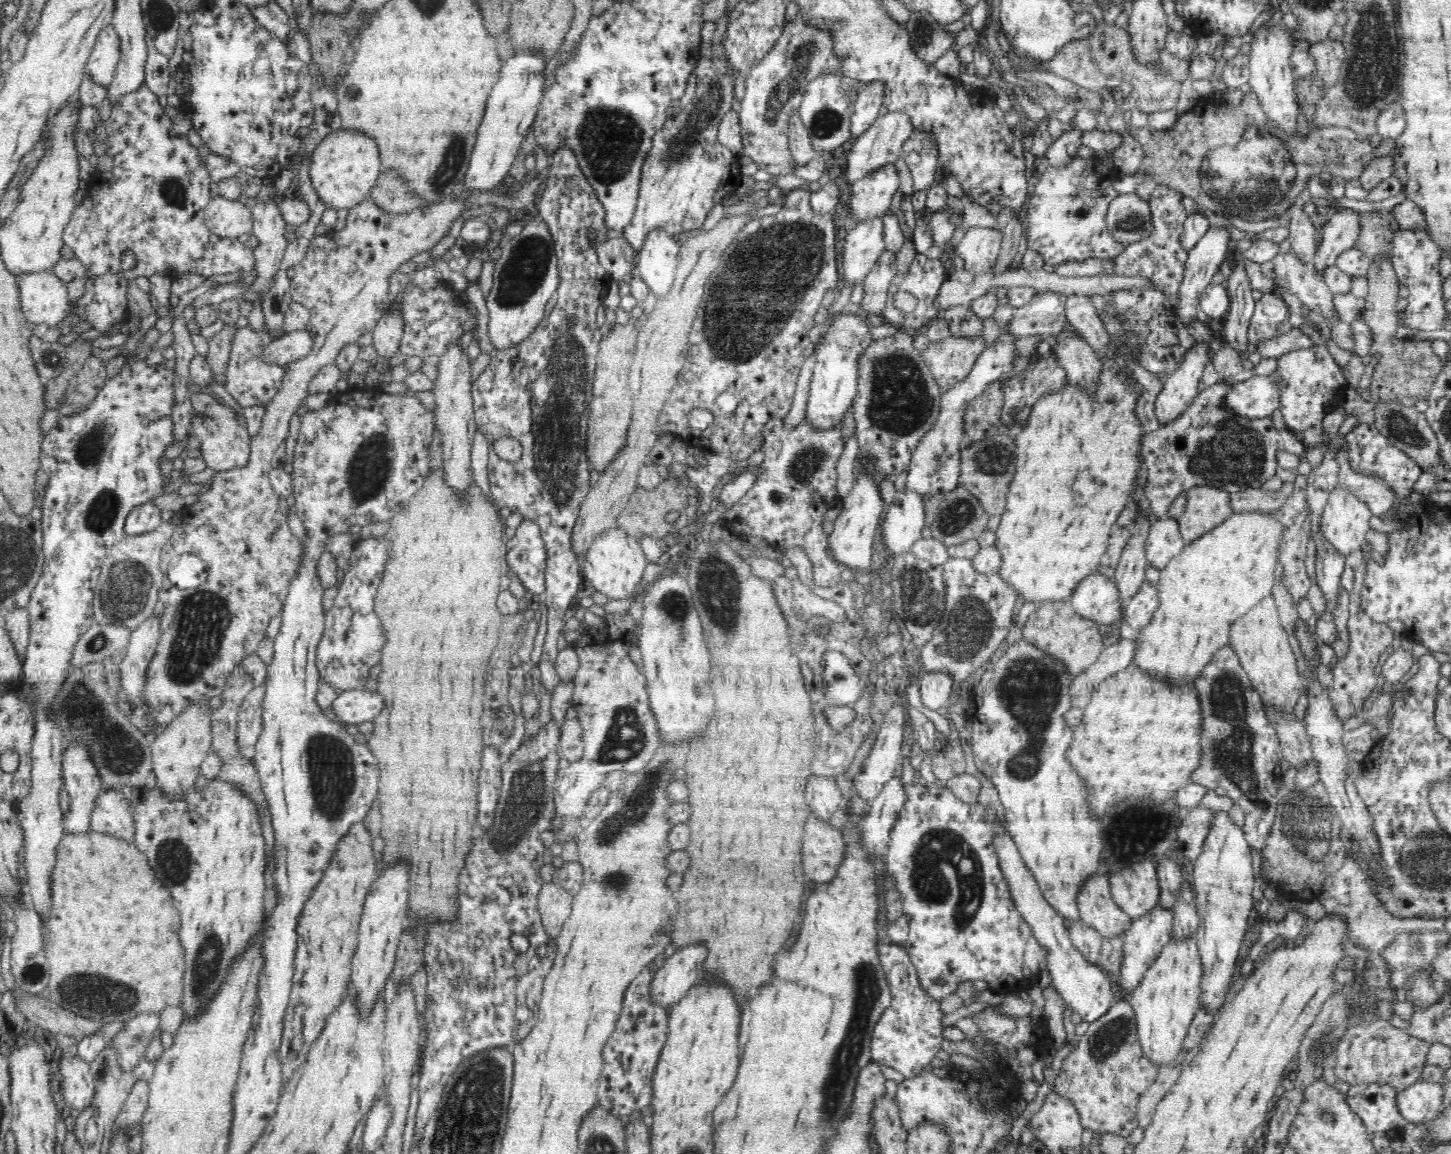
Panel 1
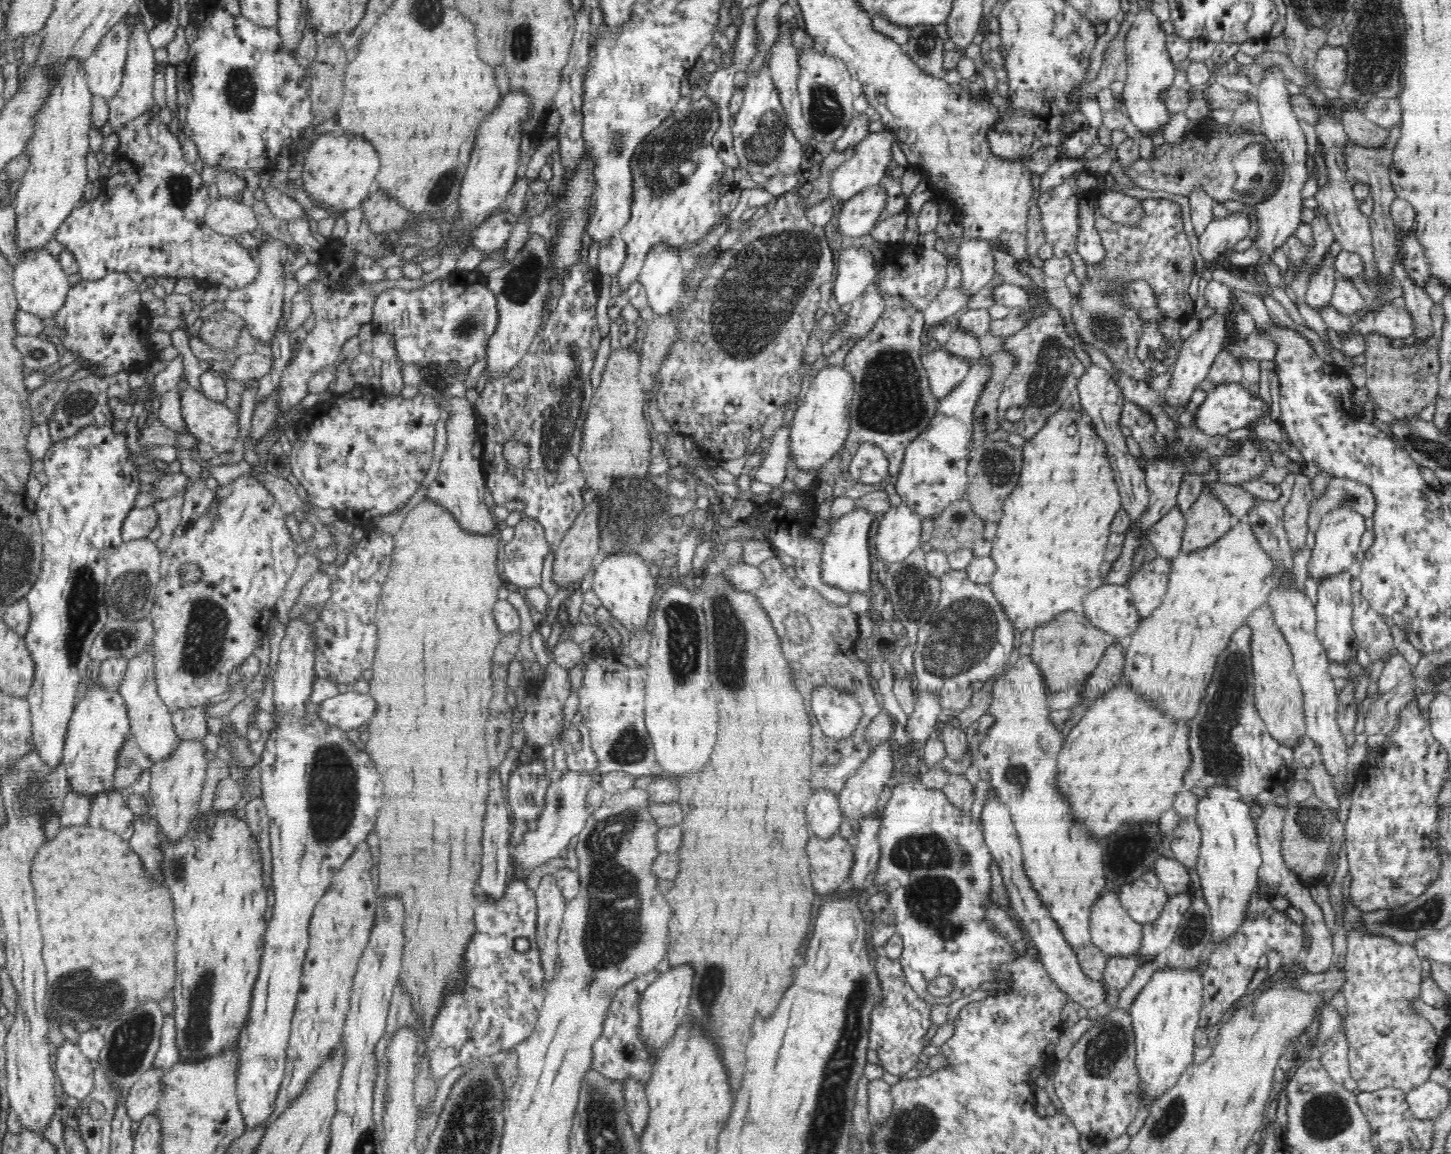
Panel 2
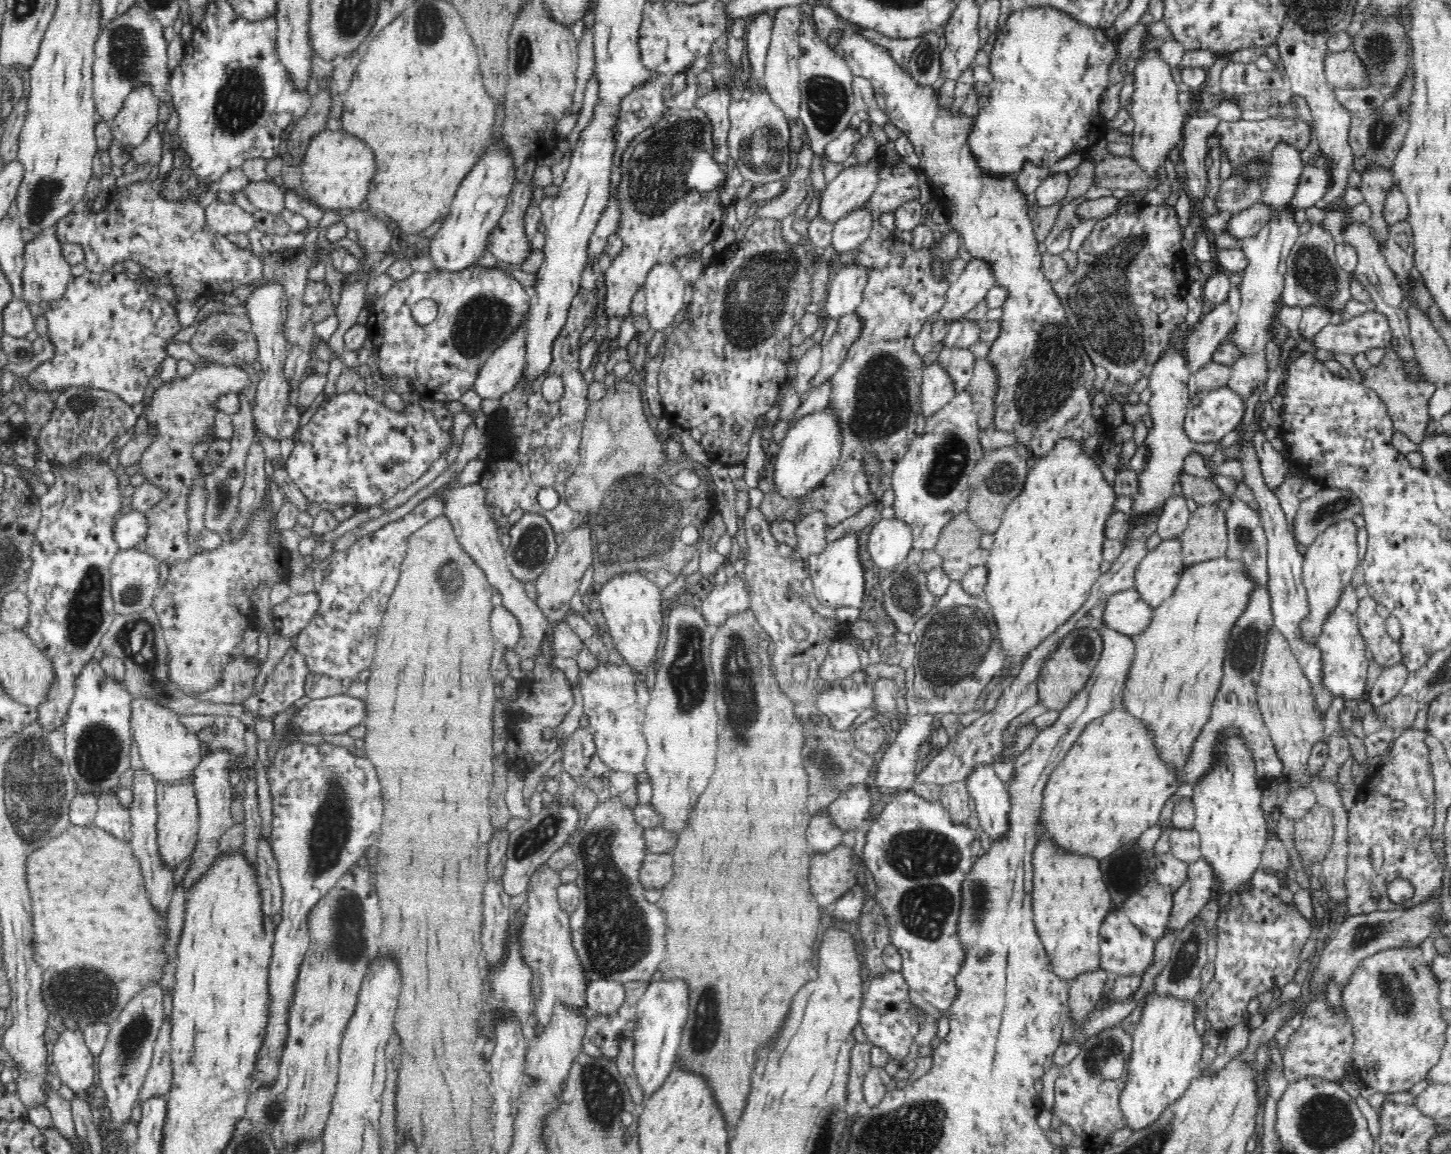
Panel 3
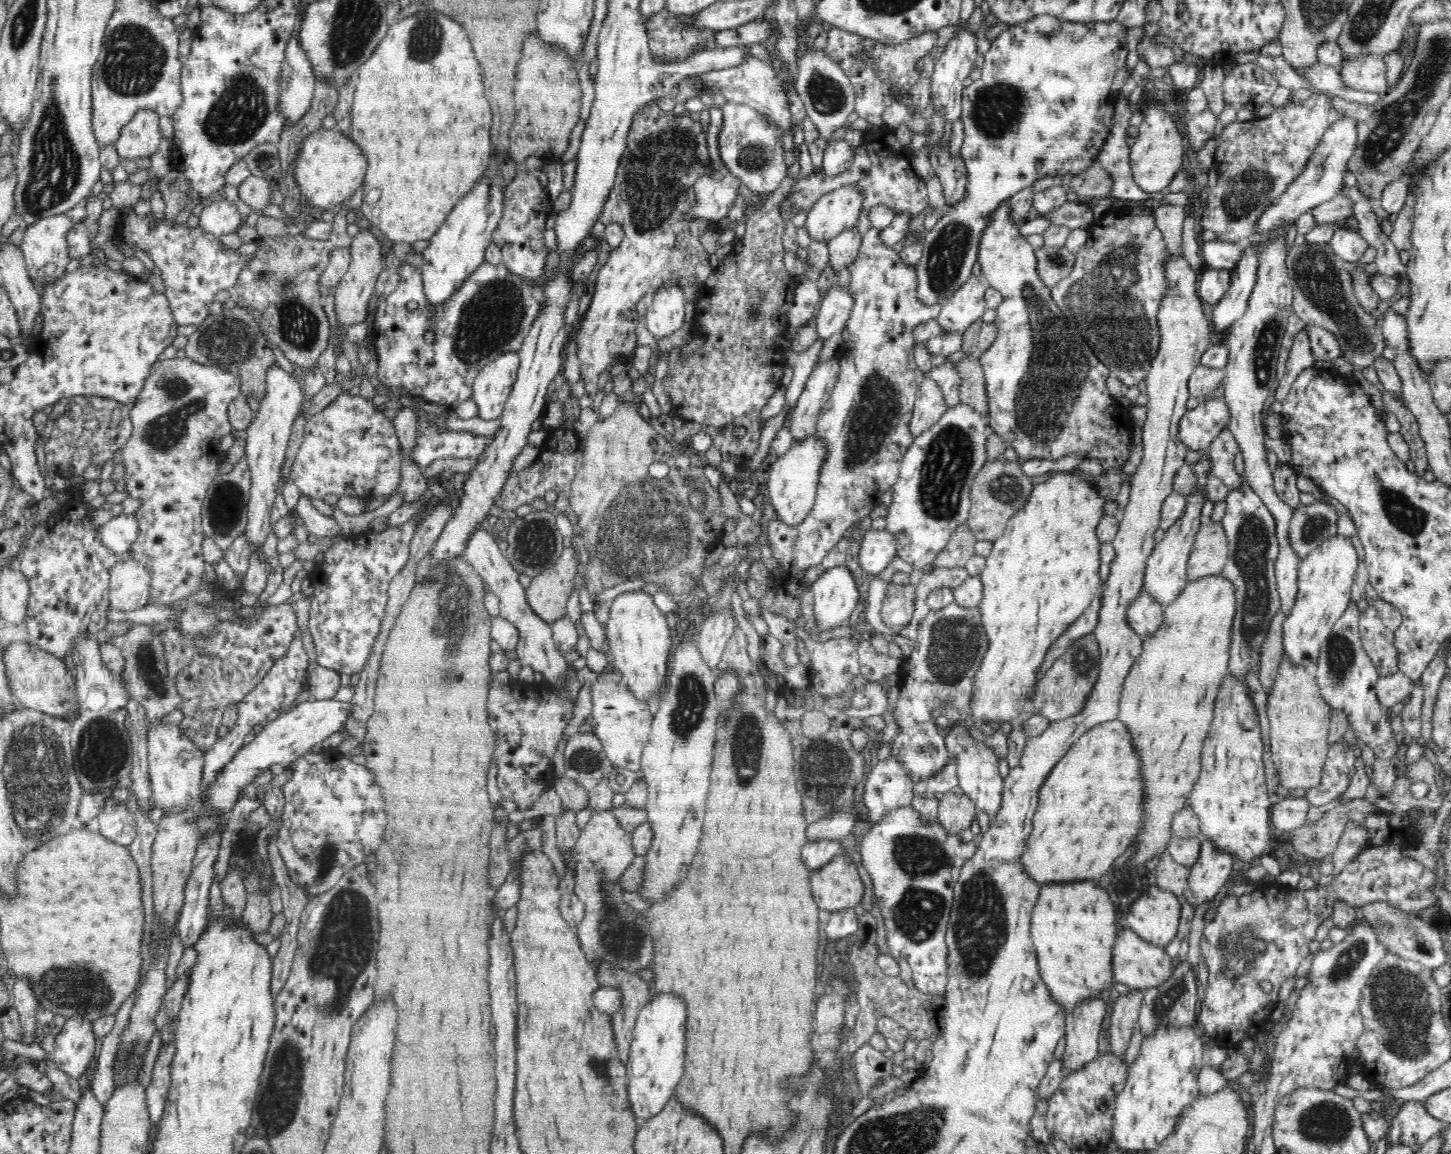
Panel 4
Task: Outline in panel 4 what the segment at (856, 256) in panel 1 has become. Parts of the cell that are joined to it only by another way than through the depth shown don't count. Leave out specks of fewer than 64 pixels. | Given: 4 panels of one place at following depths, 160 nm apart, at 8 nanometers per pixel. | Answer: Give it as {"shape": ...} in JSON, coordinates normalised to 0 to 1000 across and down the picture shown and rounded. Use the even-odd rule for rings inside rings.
{"shape":[[[575,247],[566,259],[560,280],[564,287],[564,294],[567,296],[575,288],[582,286],[589,265],[589,257],[586,249]]]}

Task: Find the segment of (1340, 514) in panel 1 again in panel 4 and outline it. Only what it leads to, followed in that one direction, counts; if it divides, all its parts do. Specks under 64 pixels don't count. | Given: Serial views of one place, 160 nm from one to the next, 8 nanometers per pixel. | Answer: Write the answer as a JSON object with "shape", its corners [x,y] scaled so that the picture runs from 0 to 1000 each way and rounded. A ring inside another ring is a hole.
{"shape":[[[922,464],[912,468],[897,485],[894,518],[890,531],[884,540],[884,561],[889,575],[904,580],[907,577],[910,559],[915,556],[919,540],[924,537],[932,522],[931,511],[937,493],[936,485],[931,468]]]}

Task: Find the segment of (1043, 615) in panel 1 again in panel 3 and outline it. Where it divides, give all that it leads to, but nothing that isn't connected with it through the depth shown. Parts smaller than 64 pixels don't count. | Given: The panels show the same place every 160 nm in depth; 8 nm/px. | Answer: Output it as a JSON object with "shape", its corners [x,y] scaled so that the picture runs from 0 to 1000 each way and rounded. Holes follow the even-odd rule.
{"shape":[[[741,544],[731,553],[728,563],[720,573],[715,588],[715,601],[721,615],[731,617],[739,603],[745,600],[751,588],[760,562],[757,546]]]}

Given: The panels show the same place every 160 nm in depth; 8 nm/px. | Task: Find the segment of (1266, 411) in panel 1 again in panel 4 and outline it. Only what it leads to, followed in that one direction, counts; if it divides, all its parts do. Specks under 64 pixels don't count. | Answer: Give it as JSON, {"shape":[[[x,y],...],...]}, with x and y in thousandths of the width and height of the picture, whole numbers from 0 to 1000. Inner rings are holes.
{"shape":[[[832,345],[823,354],[820,354],[812,367],[812,380],[820,390],[833,390],[834,384],[841,377],[841,374],[847,369],[848,354],[844,345]]]}

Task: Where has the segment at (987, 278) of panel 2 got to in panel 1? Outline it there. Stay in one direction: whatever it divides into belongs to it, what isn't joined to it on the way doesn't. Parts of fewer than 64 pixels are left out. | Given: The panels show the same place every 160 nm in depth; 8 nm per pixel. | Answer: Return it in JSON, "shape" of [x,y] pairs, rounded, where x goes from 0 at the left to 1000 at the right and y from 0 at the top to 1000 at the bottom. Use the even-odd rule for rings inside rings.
{"shape":[[[673,195],[664,202],[659,218],[664,225],[665,233],[674,239],[685,233],[691,207],[687,198]]]}

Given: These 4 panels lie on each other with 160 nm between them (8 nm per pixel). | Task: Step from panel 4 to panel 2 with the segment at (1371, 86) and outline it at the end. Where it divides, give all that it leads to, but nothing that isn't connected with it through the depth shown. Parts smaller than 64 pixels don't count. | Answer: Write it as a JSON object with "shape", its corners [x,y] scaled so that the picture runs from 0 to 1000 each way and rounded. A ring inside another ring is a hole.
{"shape":[[[912,39],[908,45],[906,60],[912,75],[924,78],[928,68],[929,49],[926,41]]]}

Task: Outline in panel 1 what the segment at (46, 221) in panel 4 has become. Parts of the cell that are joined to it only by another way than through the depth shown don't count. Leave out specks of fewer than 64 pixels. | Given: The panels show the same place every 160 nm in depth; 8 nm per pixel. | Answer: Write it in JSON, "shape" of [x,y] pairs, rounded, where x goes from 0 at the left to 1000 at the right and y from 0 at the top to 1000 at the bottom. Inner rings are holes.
{"shape":[[[35,235],[18,236],[12,240],[14,268],[19,281],[39,282],[48,269],[45,245]]]}

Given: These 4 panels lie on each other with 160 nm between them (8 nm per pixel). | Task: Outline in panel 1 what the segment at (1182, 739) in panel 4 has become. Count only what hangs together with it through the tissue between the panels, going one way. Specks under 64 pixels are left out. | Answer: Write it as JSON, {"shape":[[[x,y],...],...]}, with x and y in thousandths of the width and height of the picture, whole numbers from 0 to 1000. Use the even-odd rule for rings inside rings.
{"shape":[[[854,444],[849,445],[844,452],[841,452],[839,457],[830,462],[826,468],[817,471],[813,482],[810,482],[801,495],[799,495],[799,503],[797,506],[799,512],[799,523],[796,529],[794,538],[788,544],[786,544],[783,553],[783,565],[780,575],[786,578],[788,582],[790,582],[795,588],[798,588],[800,591],[804,591],[808,597],[813,597],[813,594],[822,593],[823,588],[826,588],[828,584],[828,580],[836,571],[837,565],[839,562],[842,562],[847,558],[848,541],[856,534],[857,530],[861,530],[867,522],[869,522],[873,517],[876,516],[876,511],[879,508],[879,493],[881,484],[881,474],[884,466],[884,458],[879,445],[866,445],[866,444]]]}

